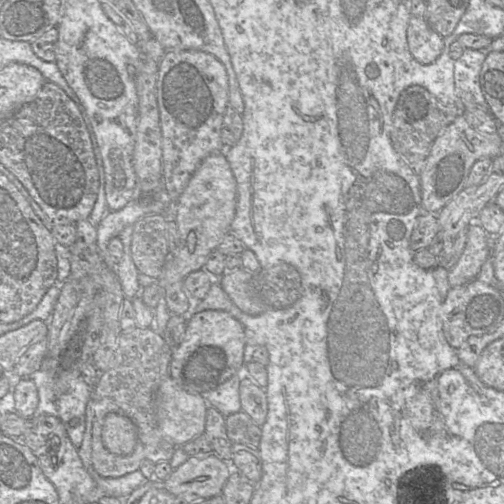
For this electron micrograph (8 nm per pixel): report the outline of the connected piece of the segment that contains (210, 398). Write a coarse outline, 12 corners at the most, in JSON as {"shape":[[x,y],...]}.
{"shape":[[244,370],[203,393],[225,417],[241,411],[239,385]]}

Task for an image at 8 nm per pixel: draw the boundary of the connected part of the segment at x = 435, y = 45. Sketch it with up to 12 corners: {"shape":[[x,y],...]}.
{"shape":[[413,15],[407,28],[411,55],[433,63],[444,38],[425,17]]}

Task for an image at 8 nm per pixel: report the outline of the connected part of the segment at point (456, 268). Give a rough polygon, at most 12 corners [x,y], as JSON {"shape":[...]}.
{"shape":[[468,226],[463,253],[449,270],[450,287],[475,279],[489,255],[486,231]]}

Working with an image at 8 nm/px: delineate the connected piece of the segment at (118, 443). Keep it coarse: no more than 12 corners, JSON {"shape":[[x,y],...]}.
{"shape":[[109,413],[102,436],[109,452],[126,456],[137,444],[128,417]]}

